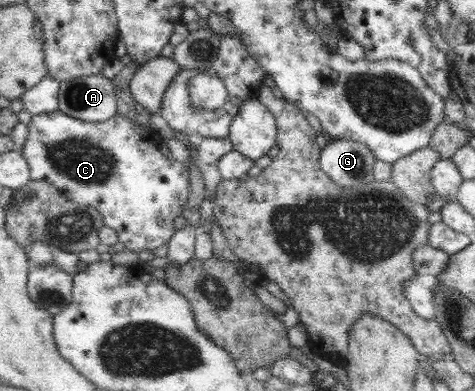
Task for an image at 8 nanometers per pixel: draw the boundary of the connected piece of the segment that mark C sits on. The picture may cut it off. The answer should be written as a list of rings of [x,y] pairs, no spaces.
[[[58,111],[34,116],[28,125],[29,137],[21,150],[24,151],[24,156],[30,163],[30,170],[32,170],[34,180],[44,180],[48,183],[53,183],[70,201],[75,201],[80,205],[86,204],[98,209],[103,215],[104,224],[118,232],[120,242],[137,254],[140,253],[140,251],[144,251],[144,249],[158,249],[158,247],[167,245],[167,243],[173,239],[174,234],[176,234],[174,221],[176,221],[176,217],[183,215],[185,205],[189,202],[191,190],[190,173],[187,165],[179,163],[171,157],[166,157],[166,155],[162,153],[160,143],[162,143],[163,139],[160,137],[158,131],[150,129],[150,127],[142,127],[140,123],[130,121],[130,119],[125,117],[123,112],[116,114],[116,116],[112,117],[112,119],[108,119],[108,121],[88,122],[82,119],[75,119],[73,116]]]

